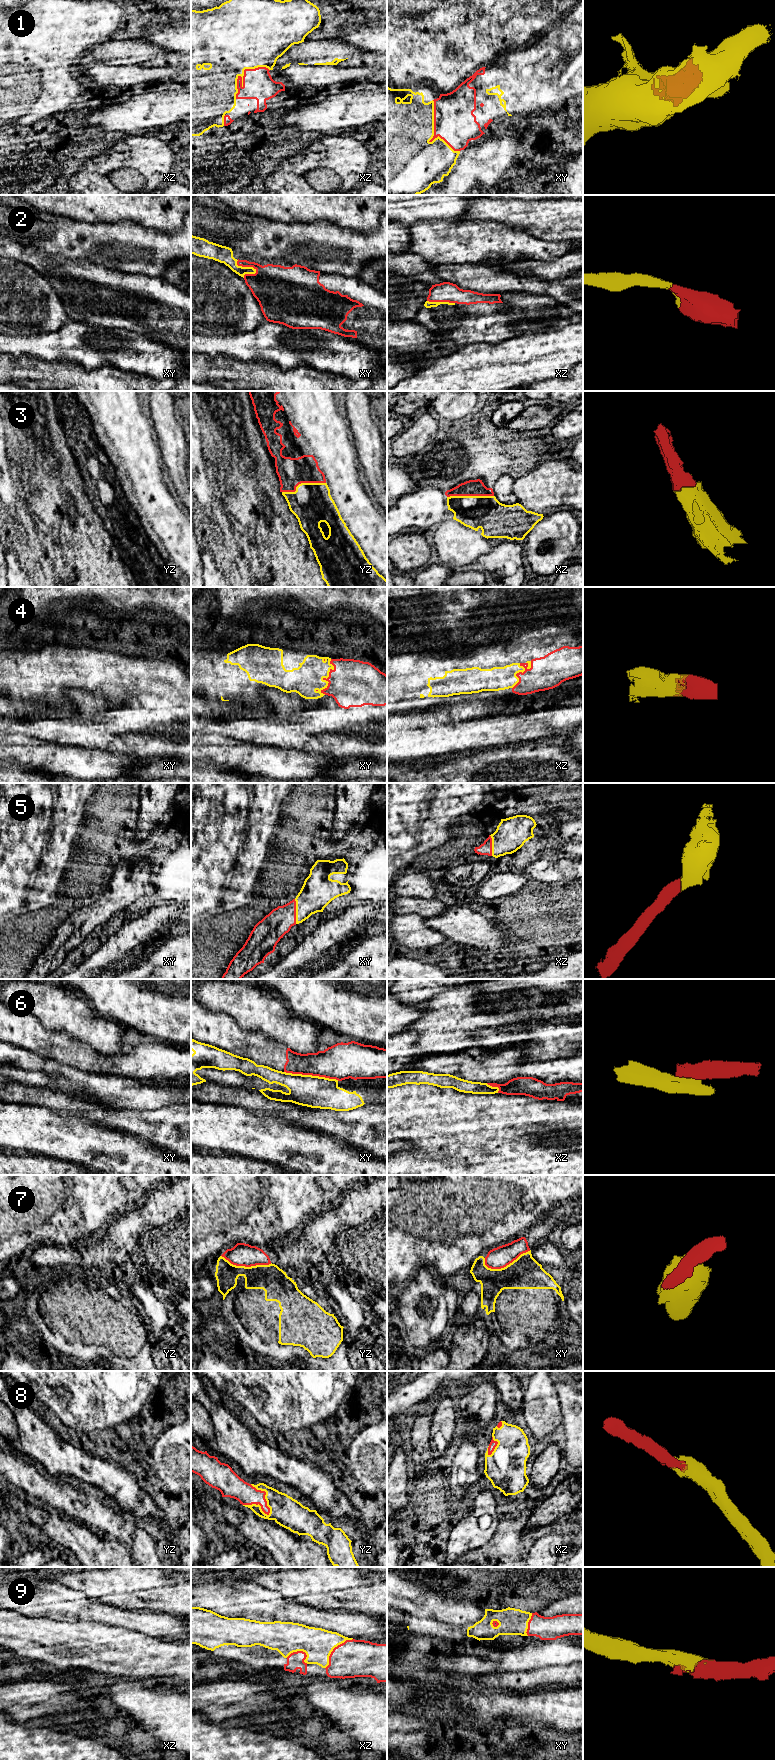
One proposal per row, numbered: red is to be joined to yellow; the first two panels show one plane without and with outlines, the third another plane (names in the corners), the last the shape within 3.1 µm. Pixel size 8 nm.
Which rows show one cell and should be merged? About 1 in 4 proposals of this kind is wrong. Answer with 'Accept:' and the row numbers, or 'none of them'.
Accept: 1, 2, 3, 4, 5, 8, 9

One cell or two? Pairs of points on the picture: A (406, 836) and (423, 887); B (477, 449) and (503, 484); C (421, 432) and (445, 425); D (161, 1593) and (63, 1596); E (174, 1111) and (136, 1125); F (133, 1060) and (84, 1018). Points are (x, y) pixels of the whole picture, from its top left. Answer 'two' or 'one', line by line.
A: two
B: two
C: two
D: two
E: one
F: two

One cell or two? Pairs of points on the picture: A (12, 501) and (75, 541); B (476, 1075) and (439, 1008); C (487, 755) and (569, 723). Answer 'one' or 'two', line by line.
A: two
B: two
C: two

